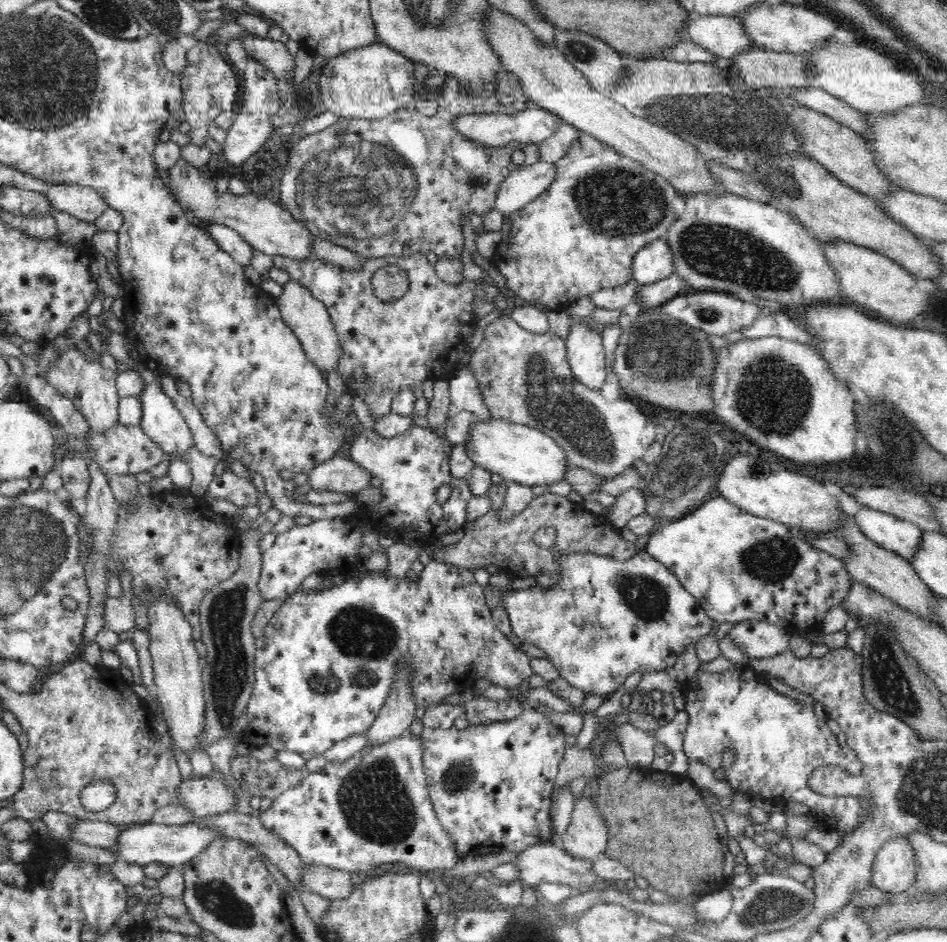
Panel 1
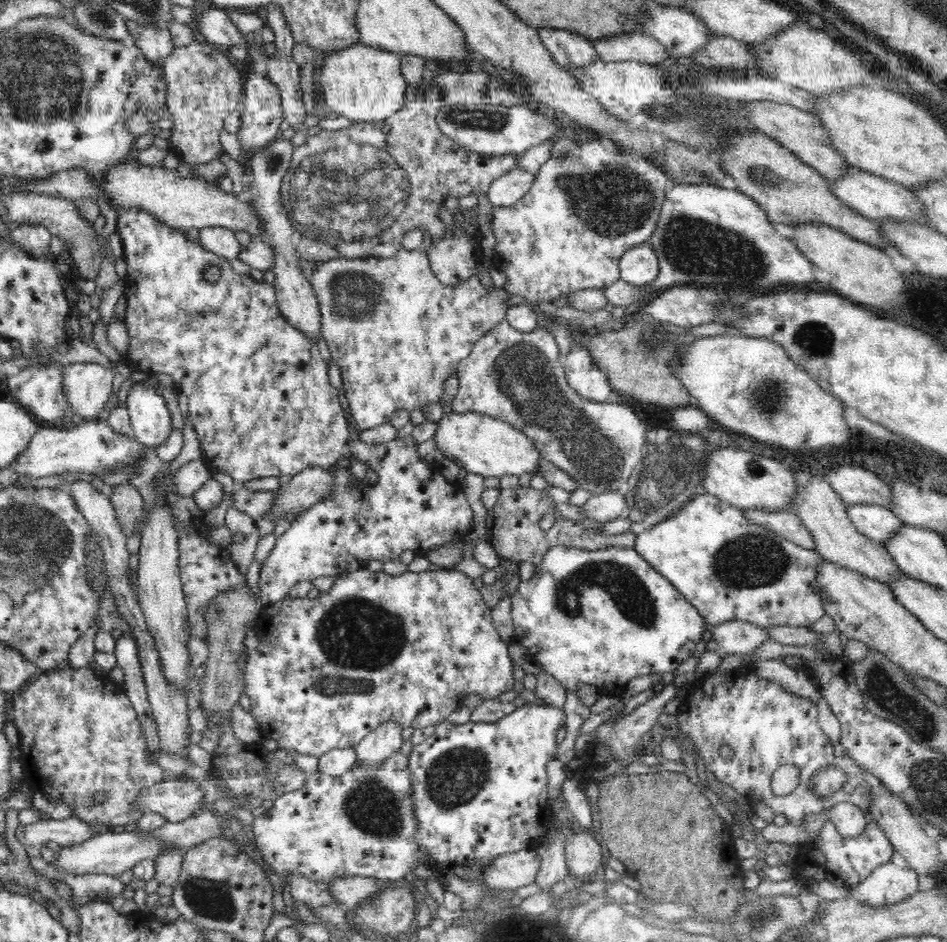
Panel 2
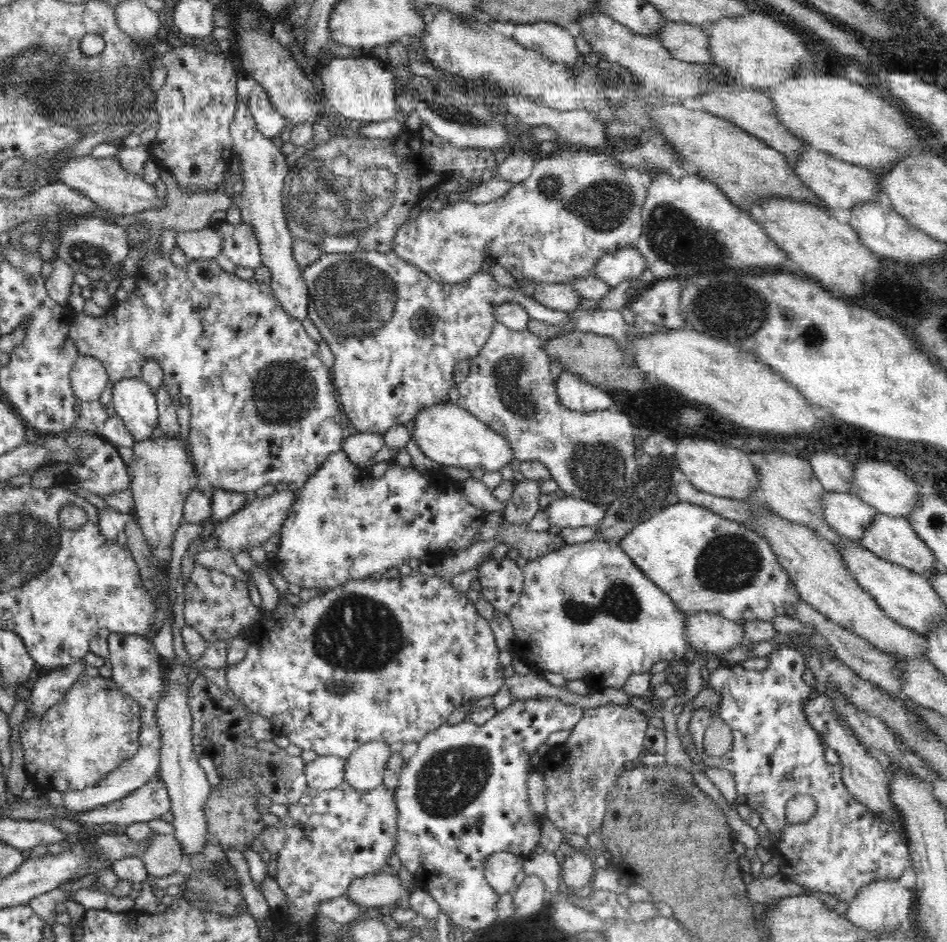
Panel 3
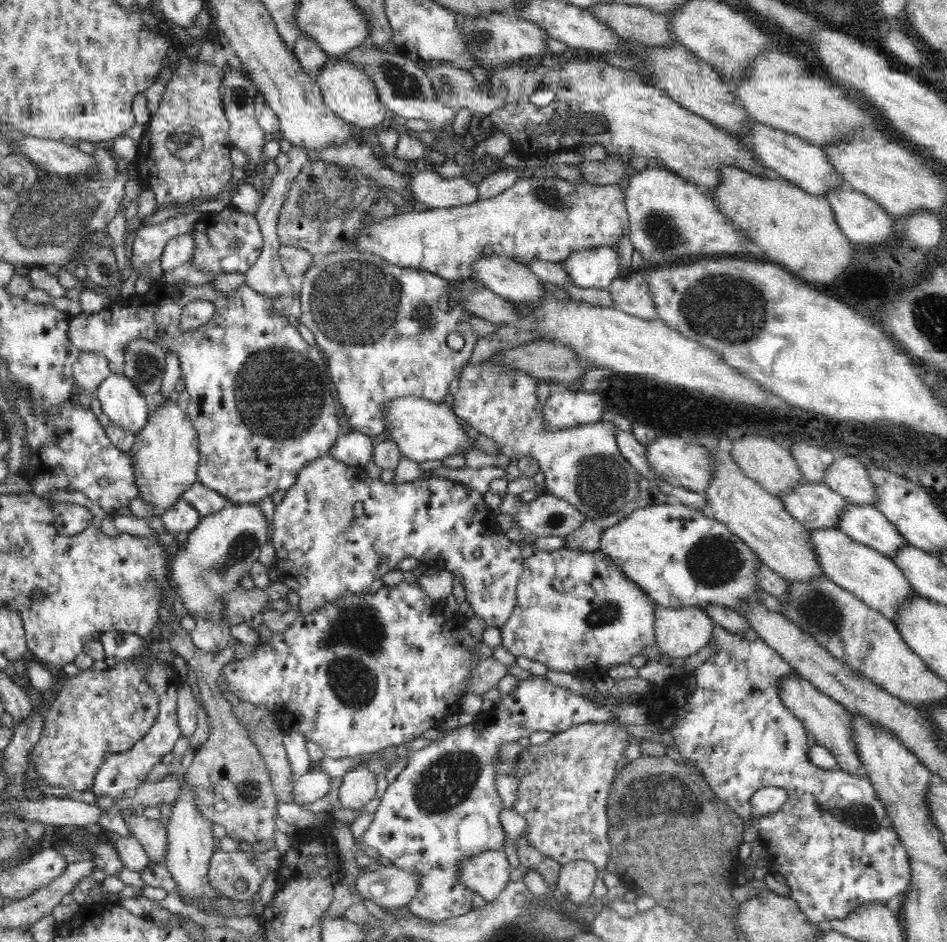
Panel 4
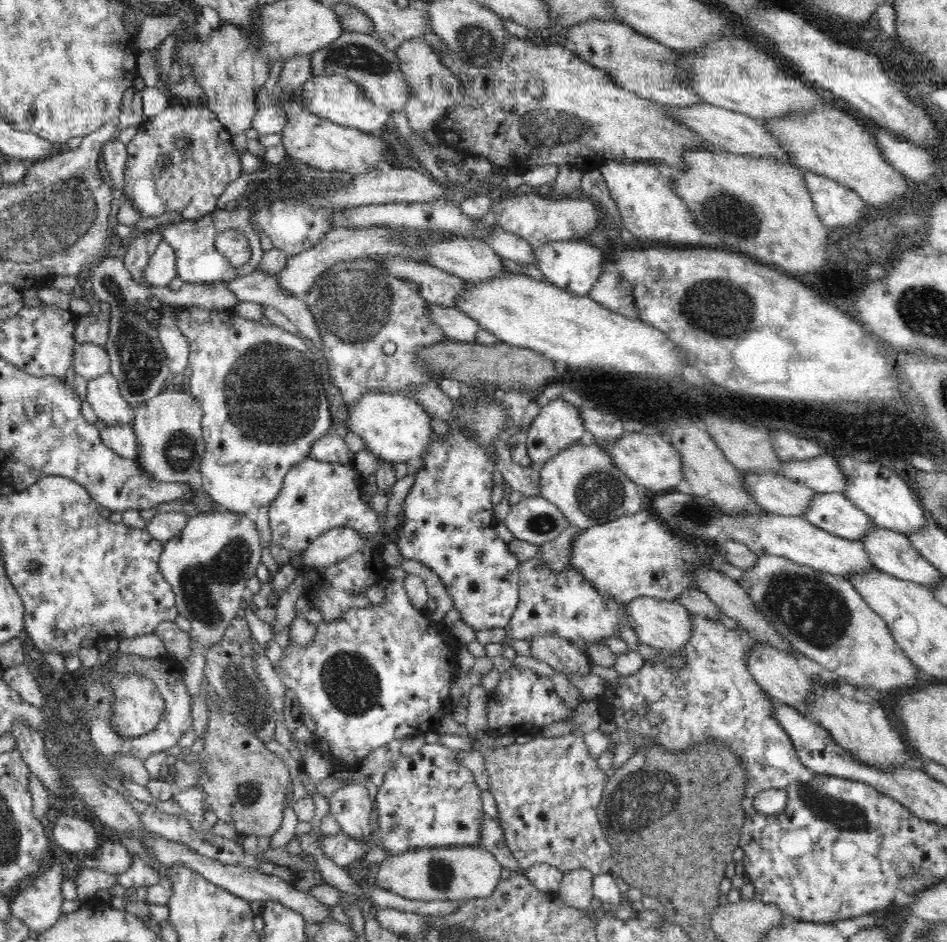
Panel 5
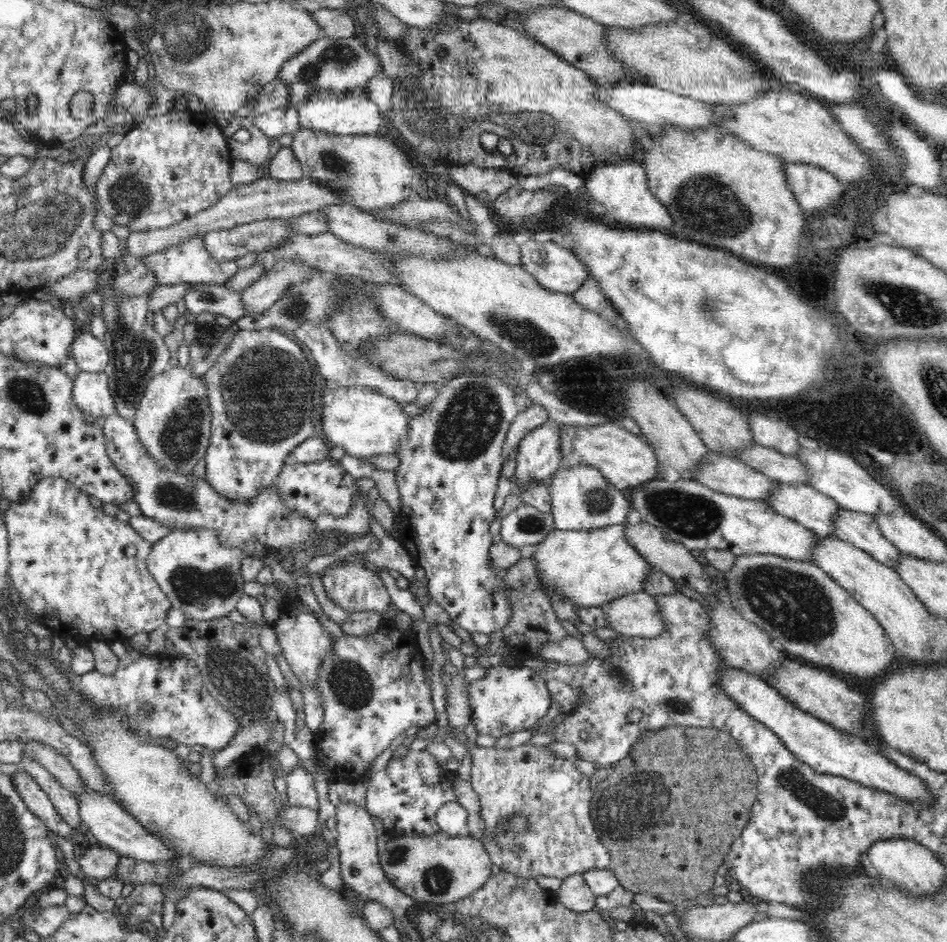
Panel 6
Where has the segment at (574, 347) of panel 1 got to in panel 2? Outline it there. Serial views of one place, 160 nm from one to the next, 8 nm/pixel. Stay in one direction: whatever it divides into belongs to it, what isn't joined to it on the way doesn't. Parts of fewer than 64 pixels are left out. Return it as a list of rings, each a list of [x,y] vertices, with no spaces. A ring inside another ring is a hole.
[[[588,349],[570,351],[570,354],[562,359],[562,363],[568,384],[580,397],[600,404],[610,400],[612,389],[608,377],[592,360]]]

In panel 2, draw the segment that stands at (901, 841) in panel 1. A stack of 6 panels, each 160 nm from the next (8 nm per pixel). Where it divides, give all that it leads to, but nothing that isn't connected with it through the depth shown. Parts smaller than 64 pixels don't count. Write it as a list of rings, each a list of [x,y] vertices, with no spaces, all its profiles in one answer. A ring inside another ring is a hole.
[[[890,861],[889,863],[878,865],[863,882],[860,882],[854,887],[848,888],[848,896],[856,899],[863,905],[881,906],[895,905],[900,901],[906,900],[913,893],[918,892],[919,874],[914,869],[900,869],[896,864]]]

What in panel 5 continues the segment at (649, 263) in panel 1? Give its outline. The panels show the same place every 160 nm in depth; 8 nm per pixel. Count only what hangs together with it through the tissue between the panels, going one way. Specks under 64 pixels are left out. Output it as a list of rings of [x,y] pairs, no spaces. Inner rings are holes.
[[[554,240],[532,248],[534,266],[546,277],[546,281],[561,290],[574,295],[585,296],[589,294],[601,272],[601,264],[607,264],[605,250],[594,247],[592,244],[580,240]]]

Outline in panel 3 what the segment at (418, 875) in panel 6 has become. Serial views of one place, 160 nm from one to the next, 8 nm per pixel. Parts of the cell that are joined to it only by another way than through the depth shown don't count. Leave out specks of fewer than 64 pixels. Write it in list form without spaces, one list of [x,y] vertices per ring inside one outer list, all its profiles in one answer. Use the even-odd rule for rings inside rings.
[[[496,852],[484,860],[485,880],[498,896],[513,888],[514,879],[523,869],[524,861],[524,858],[509,852]],[[379,871],[378,873],[371,873],[370,875],[354,880],[347,890],[346,895],[359,906],[378,908],[385,906],[388,910],[391,910],[400,900],[409,898],[414,887],[405,886],[398,875],[392,876],[392,874]]]

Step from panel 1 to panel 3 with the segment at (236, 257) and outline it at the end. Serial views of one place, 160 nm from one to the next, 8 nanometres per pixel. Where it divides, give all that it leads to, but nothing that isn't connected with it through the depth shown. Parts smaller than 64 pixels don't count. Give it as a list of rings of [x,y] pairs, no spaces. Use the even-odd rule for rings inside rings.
[[[206,225],[202,230],[178,232],[174,246],[188,259],[214,259],[221,254],[222,239],[216,229]]]

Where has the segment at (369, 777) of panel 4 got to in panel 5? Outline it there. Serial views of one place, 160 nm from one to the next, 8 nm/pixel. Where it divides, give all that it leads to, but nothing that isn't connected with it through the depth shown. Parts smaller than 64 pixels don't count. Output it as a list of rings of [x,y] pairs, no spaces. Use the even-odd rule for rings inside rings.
[[[345,784],[329,798],[329,813],[336,819],[340,832],[367,845],[373,835],[370,827],[372,802],[364,786]]]

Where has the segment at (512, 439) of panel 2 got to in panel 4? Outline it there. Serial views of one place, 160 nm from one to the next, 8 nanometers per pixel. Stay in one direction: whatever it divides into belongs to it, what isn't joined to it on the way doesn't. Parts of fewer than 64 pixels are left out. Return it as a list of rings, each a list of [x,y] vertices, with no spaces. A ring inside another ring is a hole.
[[[404,396],[385,403],[381,409],[387,438],[396,442],[400,456],[414,462],[442,460],[450,454],[458,454],[460,448],[474,446],[472,439],[460,427],[456,414],[445,404],[434,403],[416,396]]]

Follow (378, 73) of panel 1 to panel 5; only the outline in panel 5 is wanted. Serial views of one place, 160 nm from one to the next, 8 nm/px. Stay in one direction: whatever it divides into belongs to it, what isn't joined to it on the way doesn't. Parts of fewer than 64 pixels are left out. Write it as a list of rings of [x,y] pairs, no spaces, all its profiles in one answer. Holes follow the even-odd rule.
[[[340,75],[312,77],[302,86],[301,102],[302,107],[310,111],[312,115],[362,132],[380,130],[384,124],[391,122],[387,107],[368,100],[364,89],[357,82]]]

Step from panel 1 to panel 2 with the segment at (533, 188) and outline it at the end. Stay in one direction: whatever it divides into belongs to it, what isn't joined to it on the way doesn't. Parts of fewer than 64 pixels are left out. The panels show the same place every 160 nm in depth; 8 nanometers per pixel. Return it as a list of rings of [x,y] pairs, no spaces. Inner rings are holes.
[[[514,167],[508,174],[492,181],[486,197],[493,206],[512,206],[530,190],[532,182],[534,182],[532,173]]]

